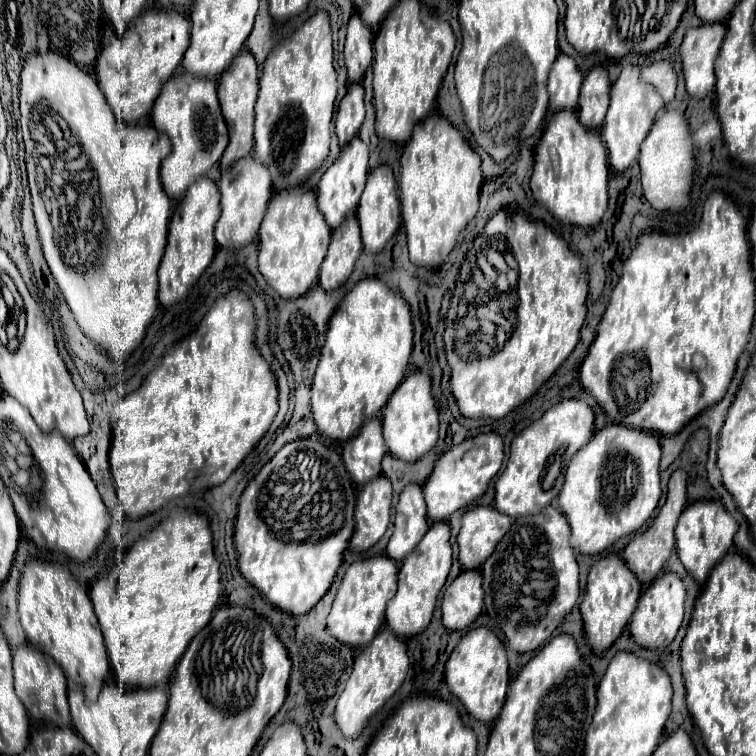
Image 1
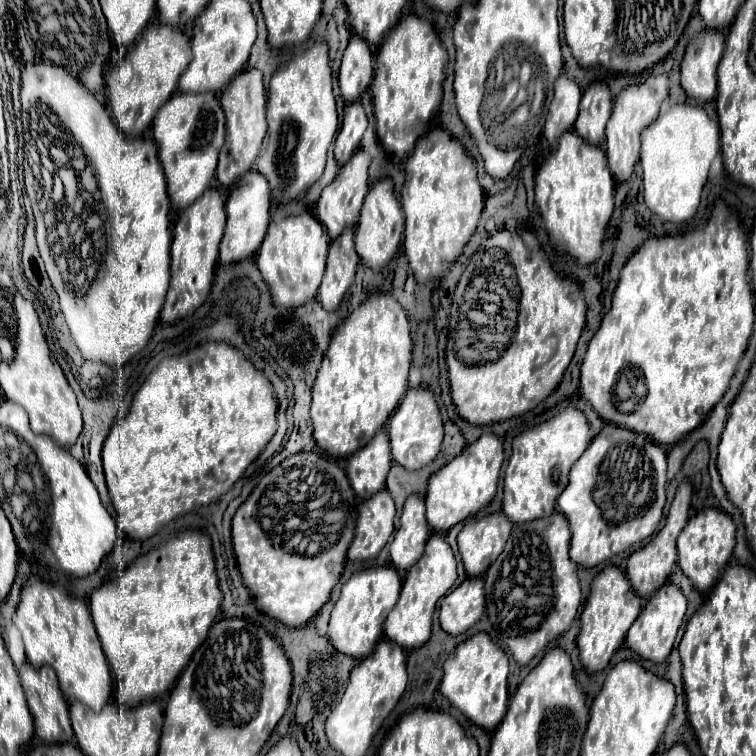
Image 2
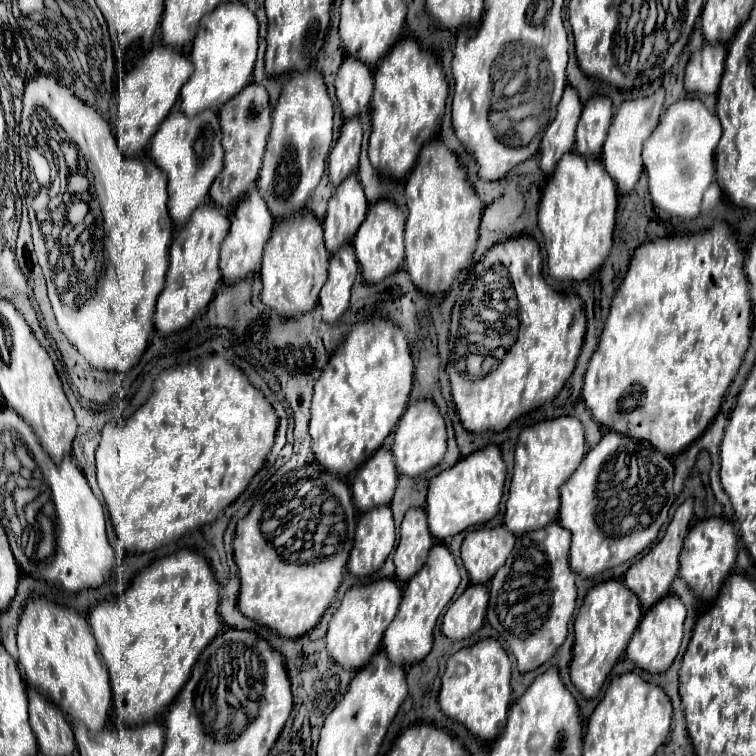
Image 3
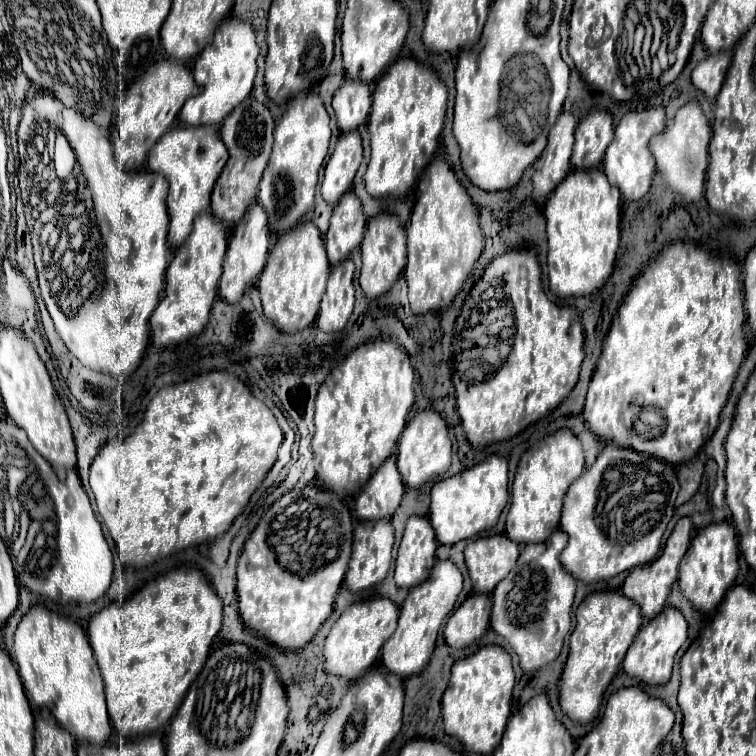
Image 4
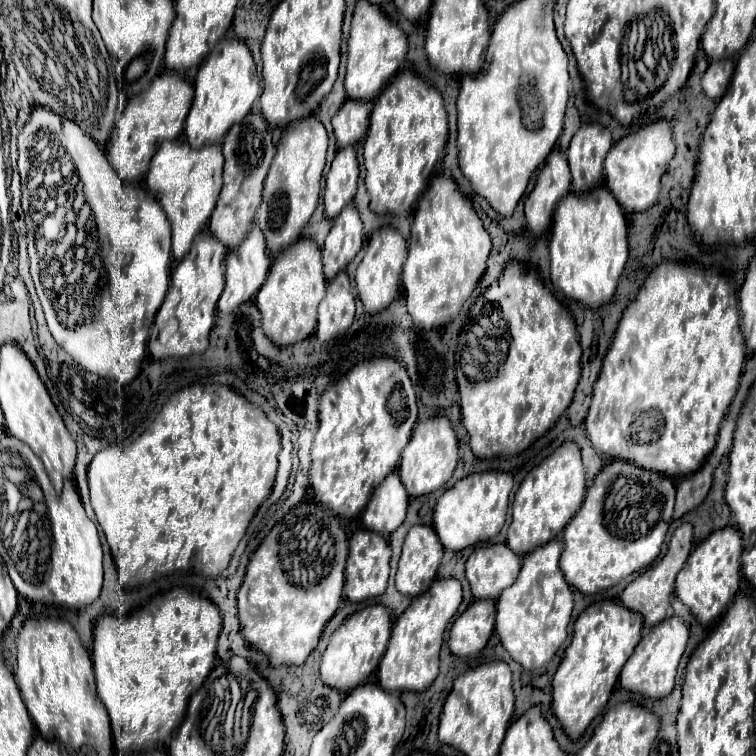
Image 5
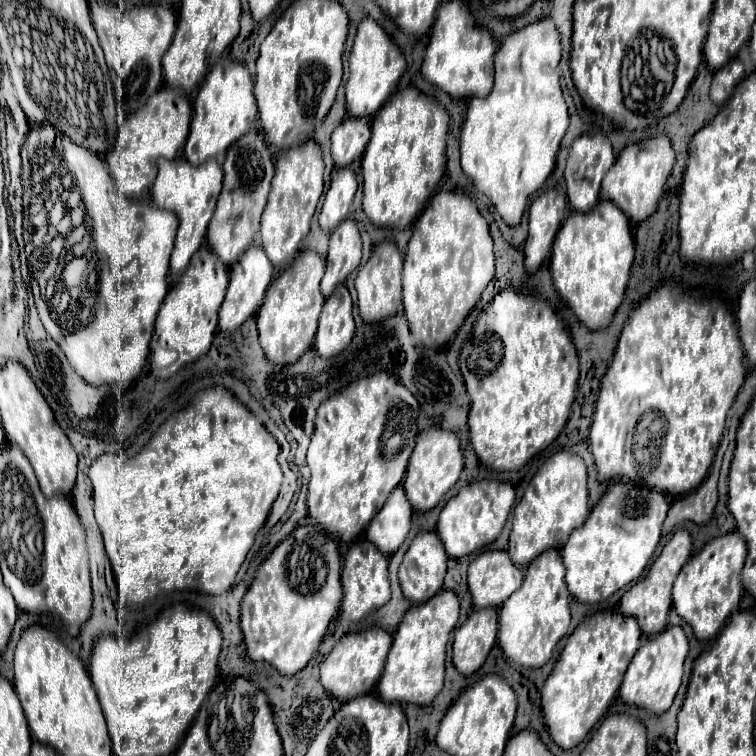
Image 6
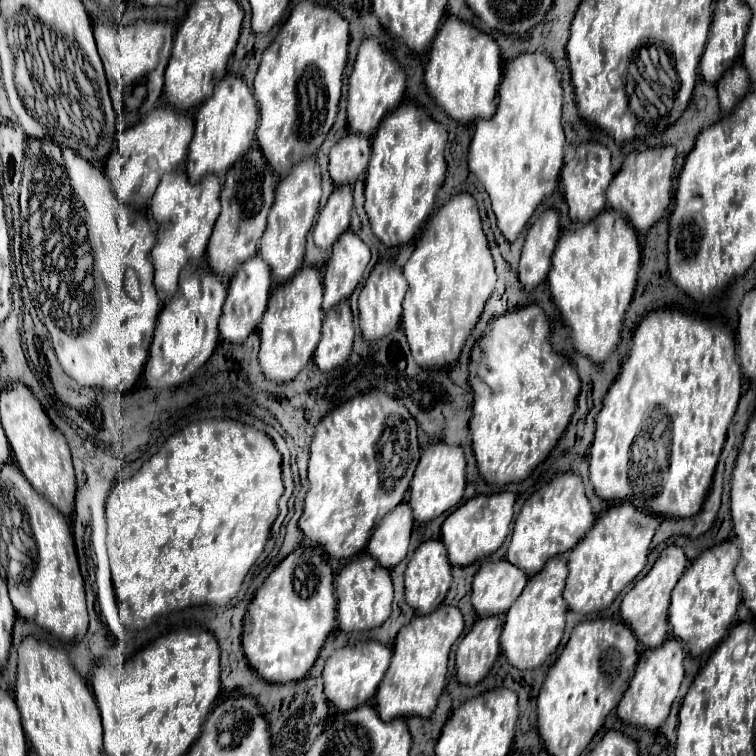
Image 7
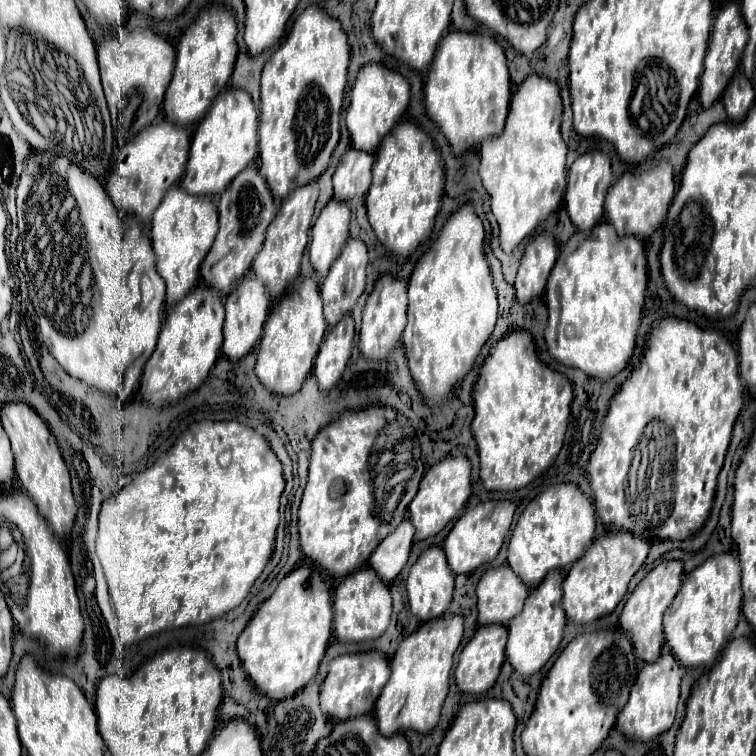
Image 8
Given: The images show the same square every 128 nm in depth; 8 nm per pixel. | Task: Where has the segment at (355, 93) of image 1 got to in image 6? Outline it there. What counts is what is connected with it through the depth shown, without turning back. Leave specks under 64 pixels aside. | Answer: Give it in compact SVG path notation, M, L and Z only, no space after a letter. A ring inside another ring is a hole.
M350 166L334 168L330 190L326 192L326 200L324 200L322 212L318 216L322 230L332 232L350 214L350 206L352 206L356 188L358 188L356 174Z

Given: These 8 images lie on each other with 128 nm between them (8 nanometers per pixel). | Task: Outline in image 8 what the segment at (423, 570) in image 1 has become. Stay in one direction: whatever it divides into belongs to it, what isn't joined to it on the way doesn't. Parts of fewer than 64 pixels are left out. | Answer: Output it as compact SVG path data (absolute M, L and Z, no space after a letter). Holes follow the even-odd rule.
M446 612L438 620L428 620L420 624L416 632L408 634L400 642L396 654L390 660L392 676L382 688L374 710L374 718L384 736L408 728L426 734L438 724L440 708L448 694L448 674L452 668L452 656L462 640L462 624L462 616Z

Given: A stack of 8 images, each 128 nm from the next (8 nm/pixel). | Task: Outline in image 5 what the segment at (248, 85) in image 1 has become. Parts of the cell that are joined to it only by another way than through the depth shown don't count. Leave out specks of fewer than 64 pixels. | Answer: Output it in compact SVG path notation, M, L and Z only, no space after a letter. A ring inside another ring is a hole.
M258 112L246 114L246 118L234 124L224 136L222 152L226 158L224 174L222 174L224 184L222 184L216 208L210 216L208 228L224 246L236 248L236 244L244 240L244 232L248 232L248 228L254 224L254 216L262 200L264 178L274 158L274 152L276 152L276 146L272 140L272 128L266 122L266 118Z

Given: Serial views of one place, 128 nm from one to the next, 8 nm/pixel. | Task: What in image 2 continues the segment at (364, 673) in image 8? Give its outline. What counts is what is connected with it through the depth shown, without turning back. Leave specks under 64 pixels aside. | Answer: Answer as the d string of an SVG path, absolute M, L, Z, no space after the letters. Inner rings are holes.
M372 566L360 572L354 572L350 580L342 586L340 598L336 600L330 624L328 624L328 638L332 640L334 648L352 656L362 658L372 652L376 646L376 640L382 636L384 620L388 612L394 608L398 596L400 596L402 580L398 578L398 572L392 566Z

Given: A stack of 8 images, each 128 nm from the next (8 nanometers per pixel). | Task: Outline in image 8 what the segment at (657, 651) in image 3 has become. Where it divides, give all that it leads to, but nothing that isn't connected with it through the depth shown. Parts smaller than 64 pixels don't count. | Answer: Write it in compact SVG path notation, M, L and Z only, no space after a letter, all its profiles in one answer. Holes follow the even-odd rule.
M664 652L656 662L646 662L642 670L638 672L636 684L632 686L630 698L622 712L618 714L618 728L636 740L652 740L654 736L666 732L676 716L676 704L680 696L680 678L682 678L682 666L672 656L672 652Z

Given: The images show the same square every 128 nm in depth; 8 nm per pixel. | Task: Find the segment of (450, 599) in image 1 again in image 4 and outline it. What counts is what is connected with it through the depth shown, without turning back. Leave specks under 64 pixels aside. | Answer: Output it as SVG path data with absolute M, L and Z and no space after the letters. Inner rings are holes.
M470 594L450 616L444 638L452 648L464 648L476 642L488 628L492 600L488 594Z

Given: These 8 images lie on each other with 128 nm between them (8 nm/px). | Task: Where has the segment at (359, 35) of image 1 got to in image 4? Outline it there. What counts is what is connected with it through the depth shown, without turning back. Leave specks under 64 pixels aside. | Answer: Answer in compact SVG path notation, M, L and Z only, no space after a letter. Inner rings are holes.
M344 80L344 84L336 90L332 100L338 128L342 132L360 128L368 118L370 106L372 106L370 84L364 84L362 80Z

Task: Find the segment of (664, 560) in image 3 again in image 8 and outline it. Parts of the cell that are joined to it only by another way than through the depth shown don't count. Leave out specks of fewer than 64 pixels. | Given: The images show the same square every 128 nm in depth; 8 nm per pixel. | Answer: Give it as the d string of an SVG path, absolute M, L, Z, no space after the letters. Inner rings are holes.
M682 560L660 562L654 570L650 570L646 574L646 578L642 578L642 582L636 586L636 590L630 594L630 598L626 600L626 604L622 608L620 626L622 626L624 632L628 632L632 644L634 644L636 656L646 660L646 662L656 660L656 656L660 656L660 652L662 652L662 646L664 646L662 616L664 616L668 604L674 600L676 592L680 590L682 576L684 576Z

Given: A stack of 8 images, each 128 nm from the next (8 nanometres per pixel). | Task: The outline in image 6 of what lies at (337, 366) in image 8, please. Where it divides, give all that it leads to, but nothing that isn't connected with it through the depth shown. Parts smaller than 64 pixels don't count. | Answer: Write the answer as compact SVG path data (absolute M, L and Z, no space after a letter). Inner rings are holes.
M340 284L330 298L326 298L326 304L320 314L318 332L314 348L320 352L320 356L336 356L342 352L354 336L354 316L352 316L352 298L344 284Z

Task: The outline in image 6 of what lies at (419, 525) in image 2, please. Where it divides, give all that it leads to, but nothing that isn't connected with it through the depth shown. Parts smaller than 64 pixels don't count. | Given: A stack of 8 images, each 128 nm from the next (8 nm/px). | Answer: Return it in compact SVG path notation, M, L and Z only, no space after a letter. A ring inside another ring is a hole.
M418 532L400 564L400 586L404 596L422 604L442 590L448 556L436 532Z

